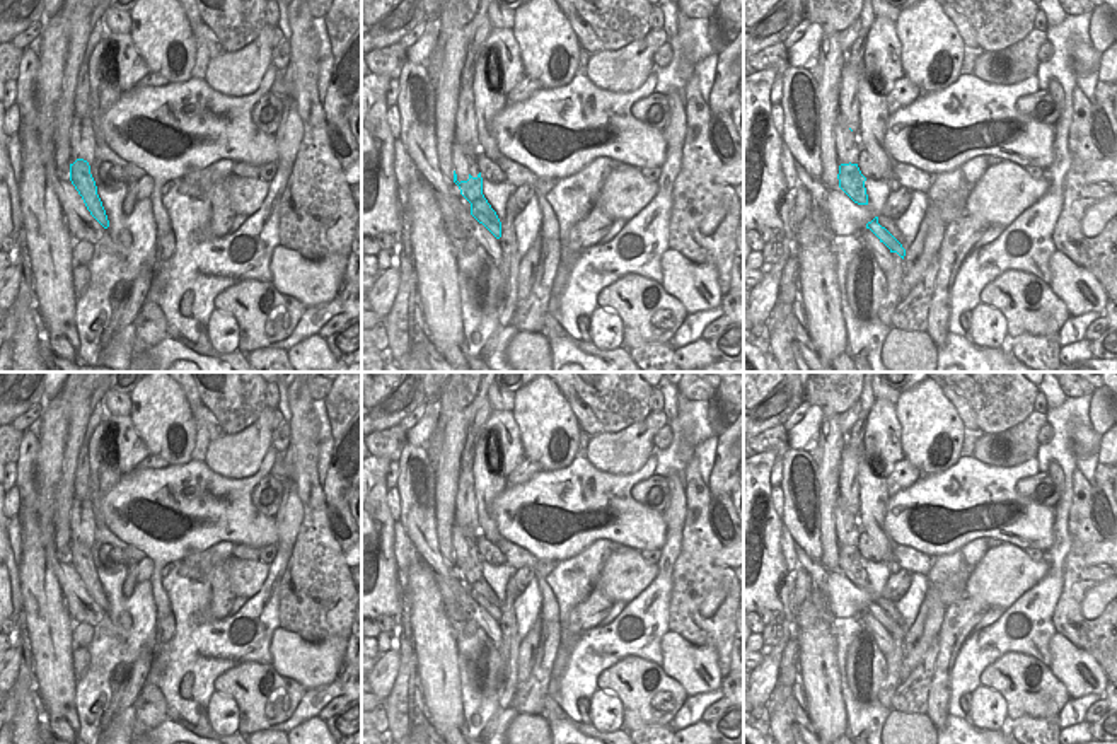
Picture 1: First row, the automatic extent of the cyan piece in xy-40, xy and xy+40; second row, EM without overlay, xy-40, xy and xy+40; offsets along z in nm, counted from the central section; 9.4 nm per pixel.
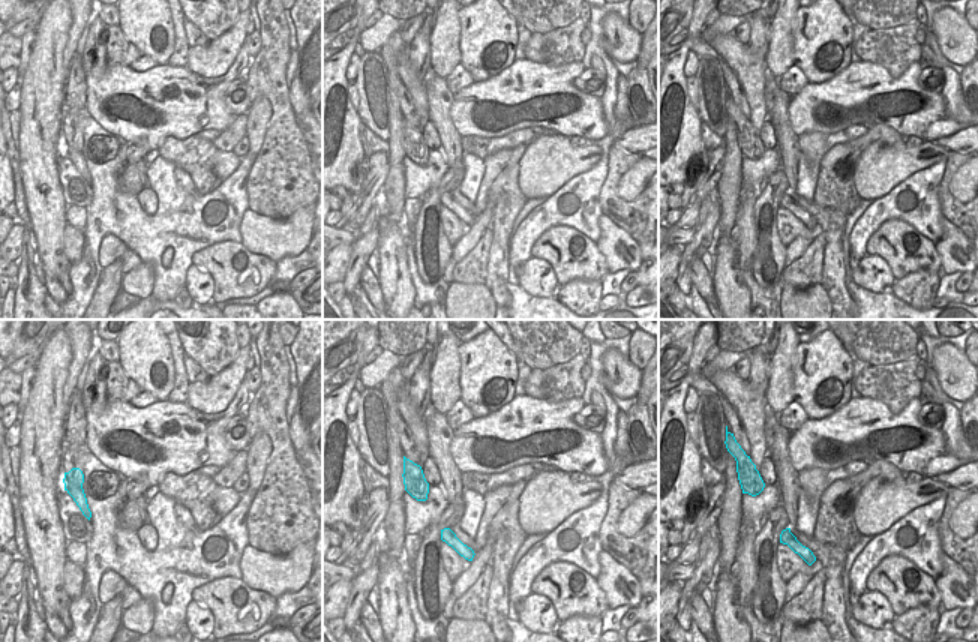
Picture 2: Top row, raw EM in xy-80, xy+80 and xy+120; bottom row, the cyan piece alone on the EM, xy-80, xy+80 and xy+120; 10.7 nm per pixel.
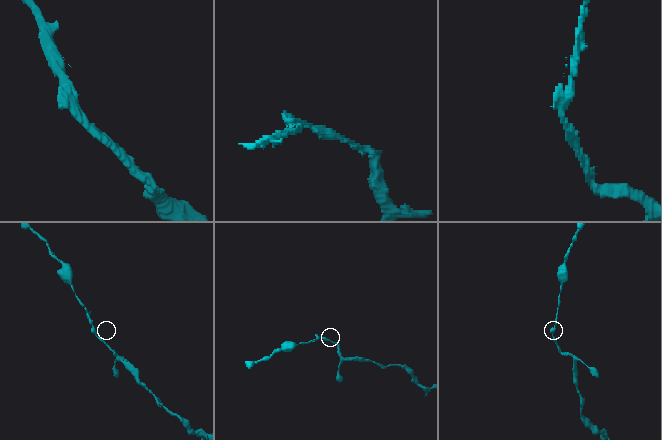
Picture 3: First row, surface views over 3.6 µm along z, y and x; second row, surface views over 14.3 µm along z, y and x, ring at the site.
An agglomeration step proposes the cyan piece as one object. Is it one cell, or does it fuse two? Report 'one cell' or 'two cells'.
two cells

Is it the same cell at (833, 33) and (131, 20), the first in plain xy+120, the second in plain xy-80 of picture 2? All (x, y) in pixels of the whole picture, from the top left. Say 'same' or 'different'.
same

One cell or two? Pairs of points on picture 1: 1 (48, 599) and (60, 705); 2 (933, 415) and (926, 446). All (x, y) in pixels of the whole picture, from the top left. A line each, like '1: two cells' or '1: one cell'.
1: one cell
2: one cell

